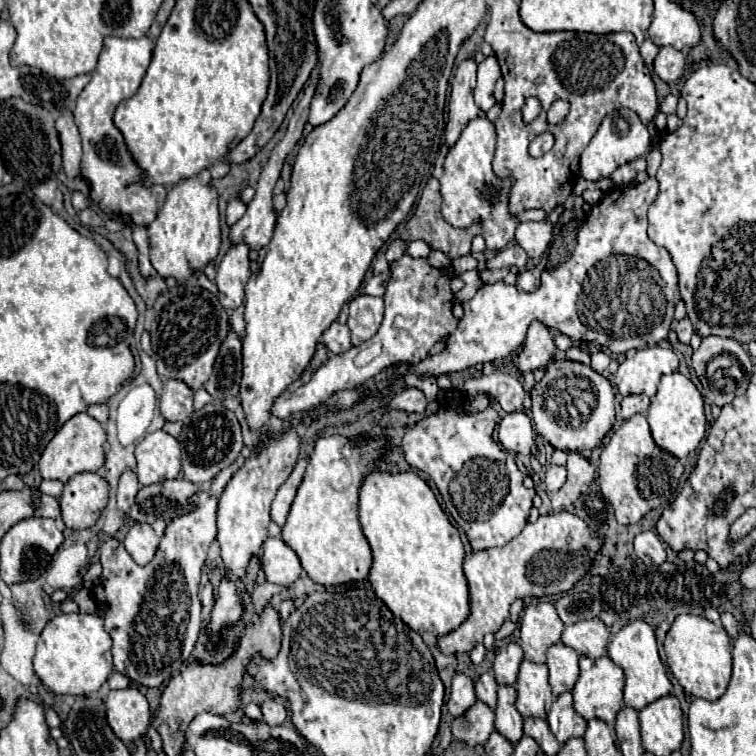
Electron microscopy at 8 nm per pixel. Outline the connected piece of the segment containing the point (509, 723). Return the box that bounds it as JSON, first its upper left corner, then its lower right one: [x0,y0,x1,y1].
[495,685,523,743]

